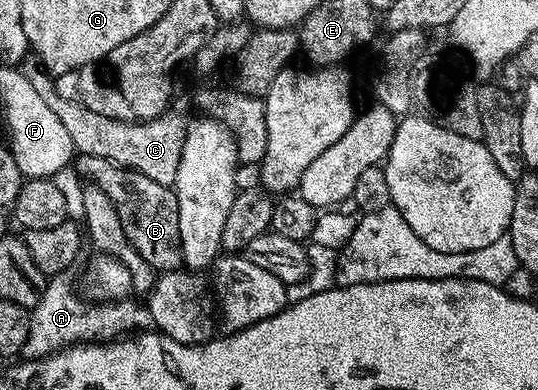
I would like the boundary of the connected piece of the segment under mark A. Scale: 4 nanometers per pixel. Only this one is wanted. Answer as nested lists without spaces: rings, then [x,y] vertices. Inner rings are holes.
[[[62,274],[48,279],[43,298],[30,311],[31,330],[21,351],[22,359],[39,360],[71,344],[98,340],[108,342],[128,334],[150,331],[154,327],[148,305],[132,300],[103,300],[101,304],[89,304],[75,292],[70,278],[70,275]]]

